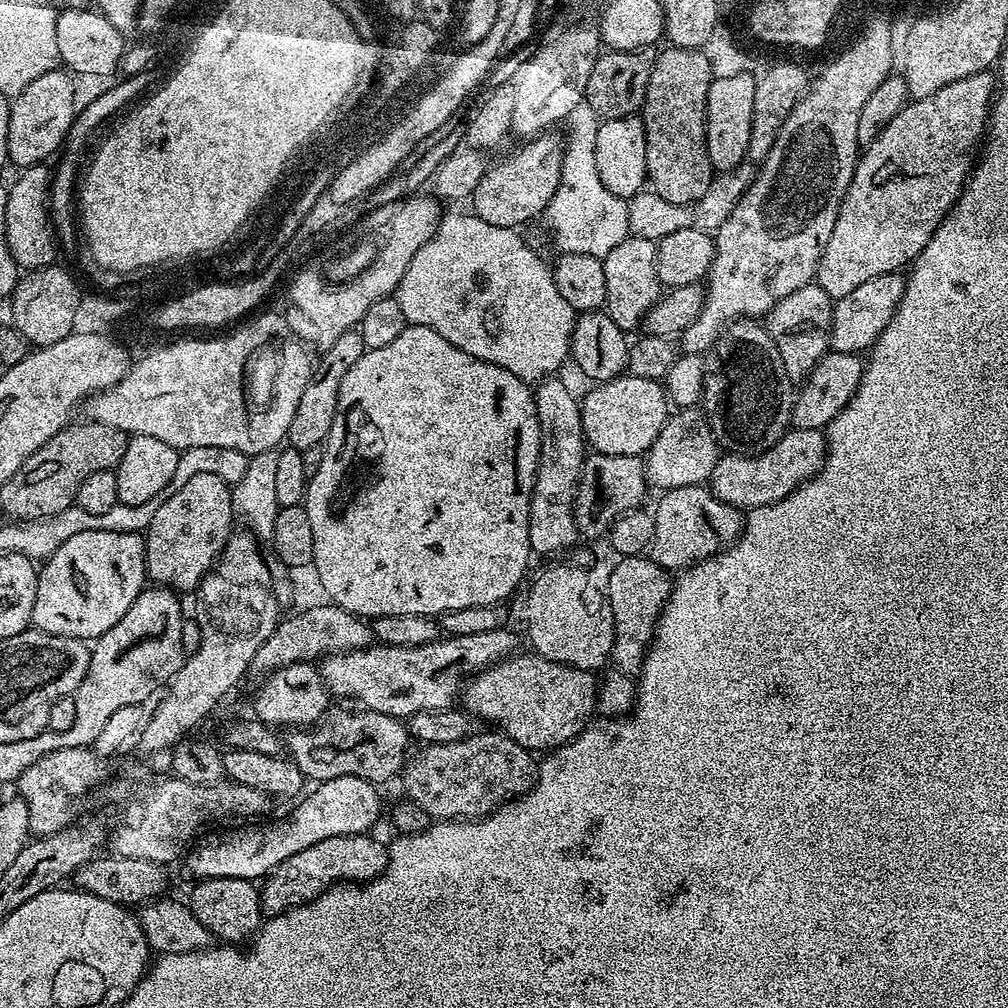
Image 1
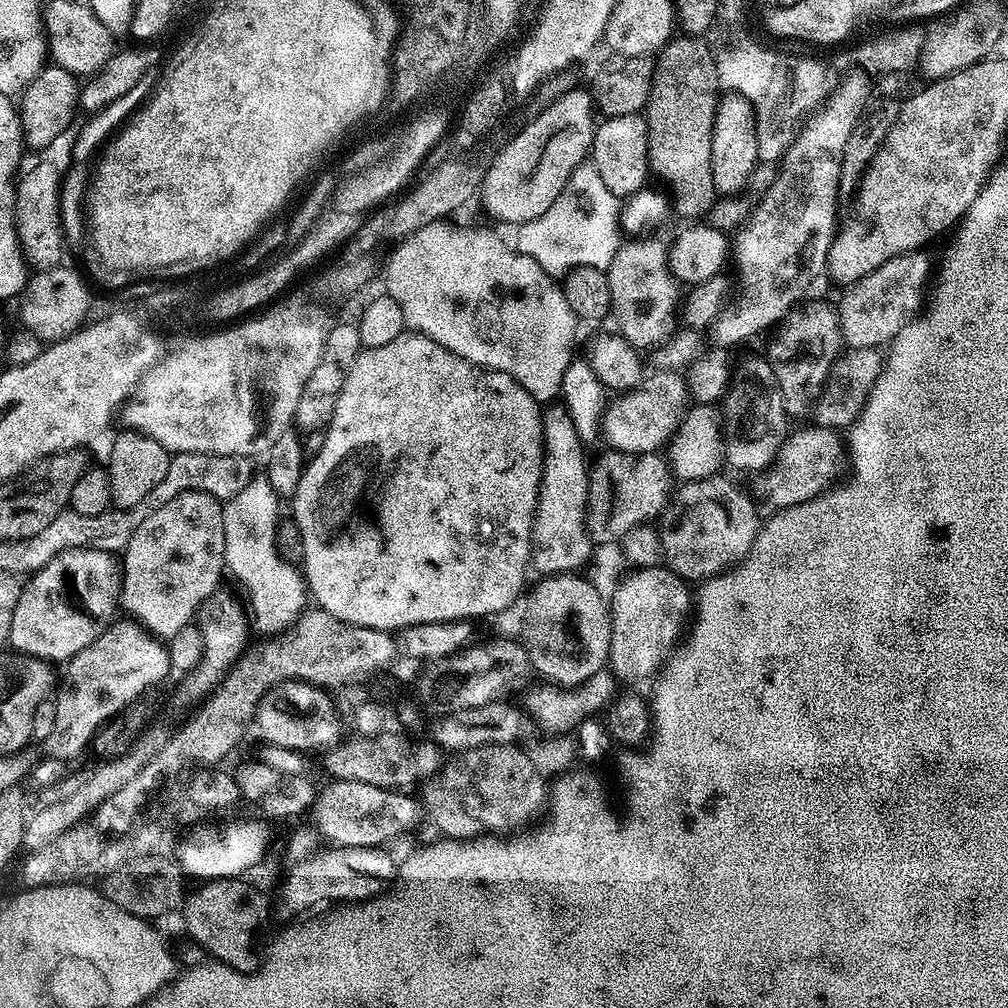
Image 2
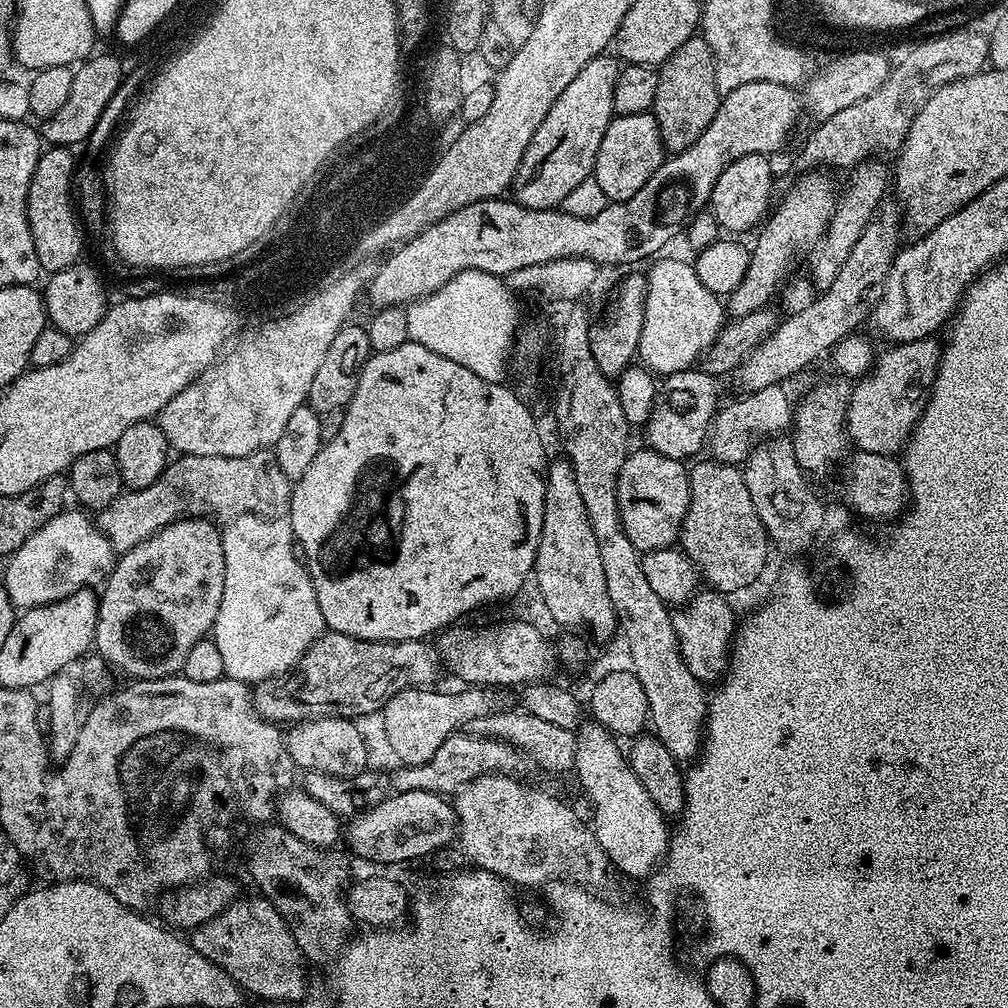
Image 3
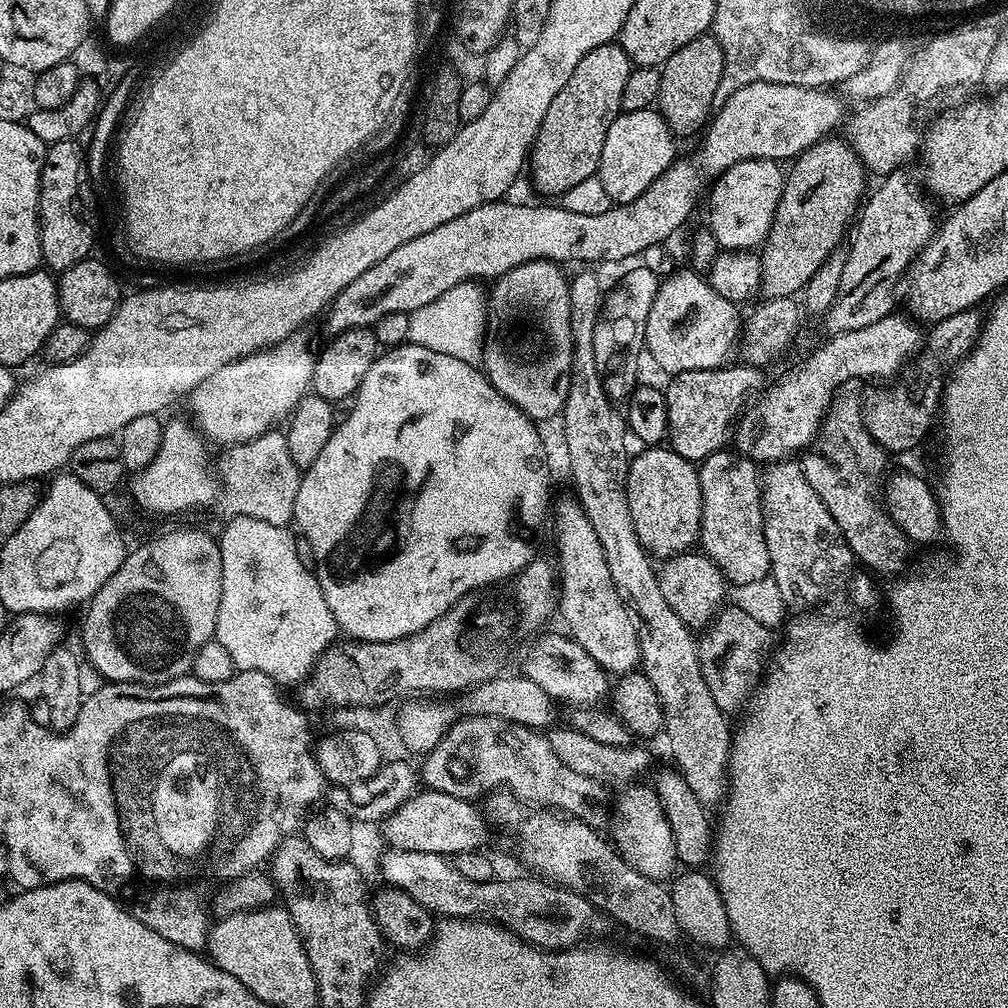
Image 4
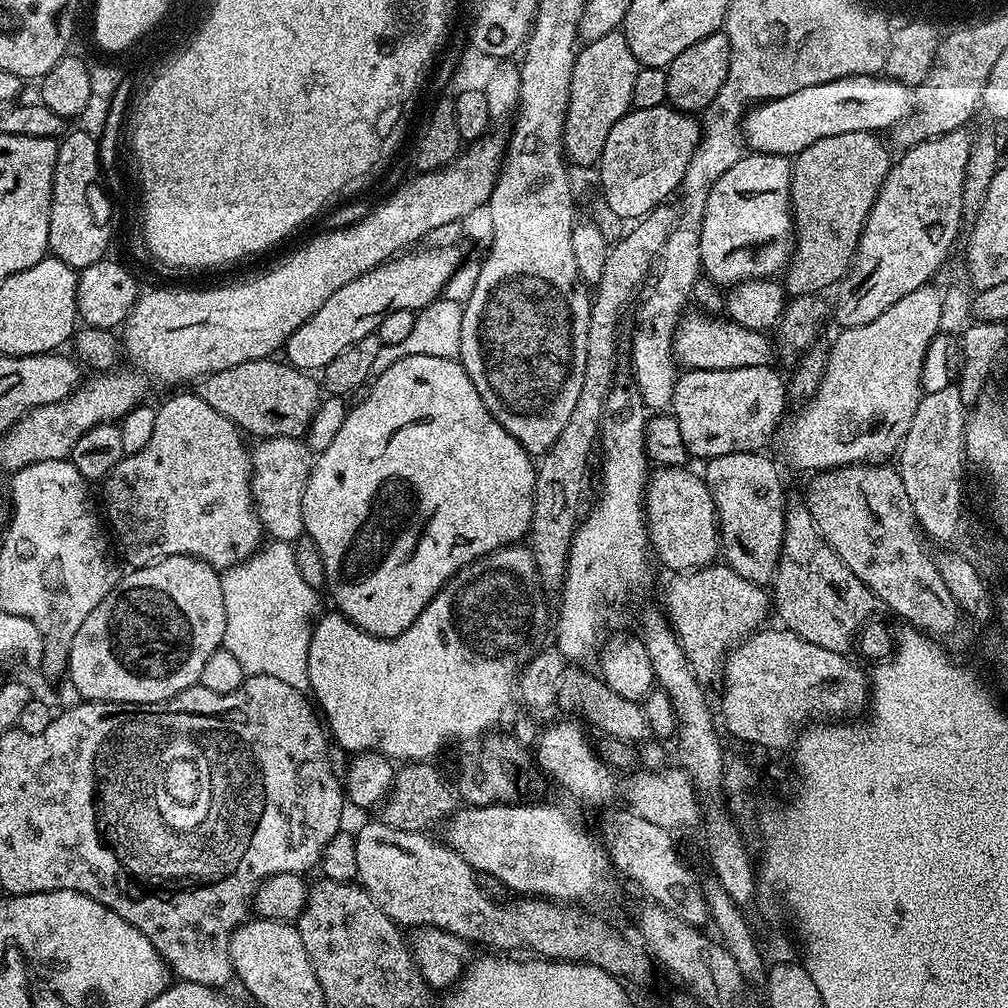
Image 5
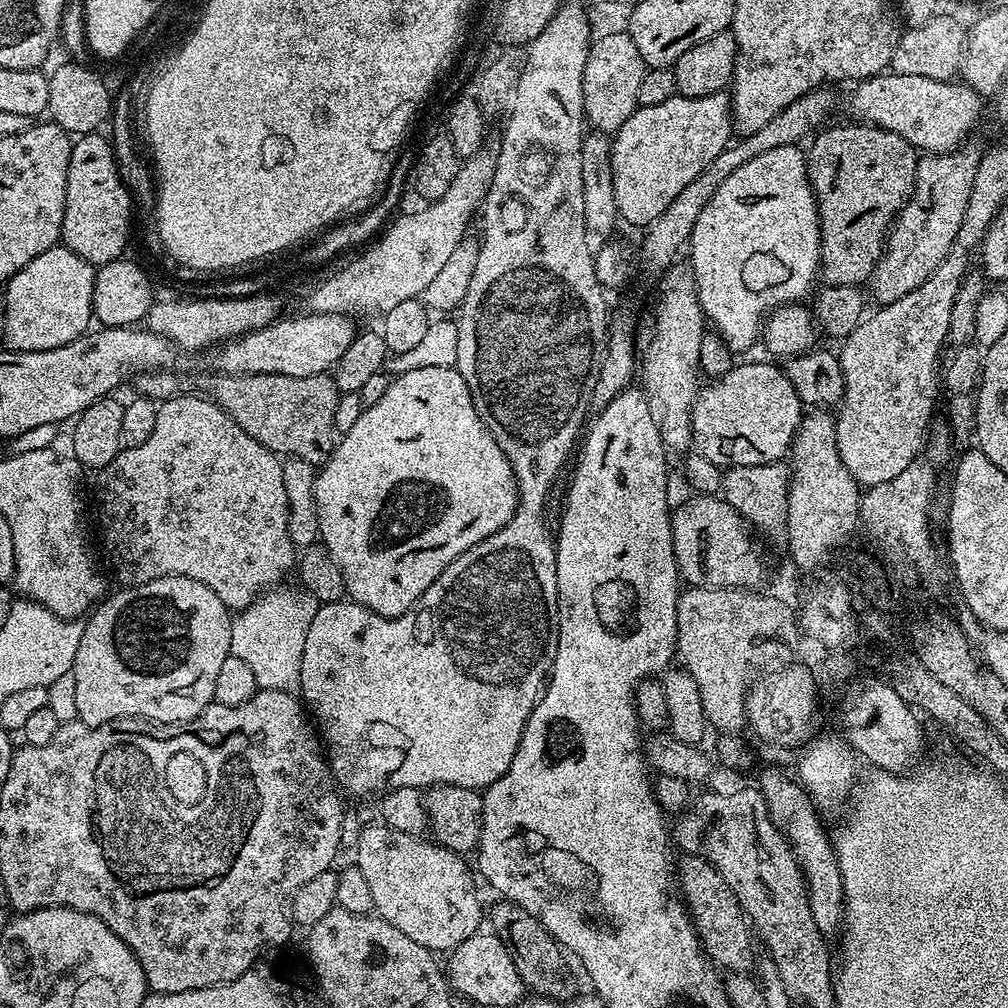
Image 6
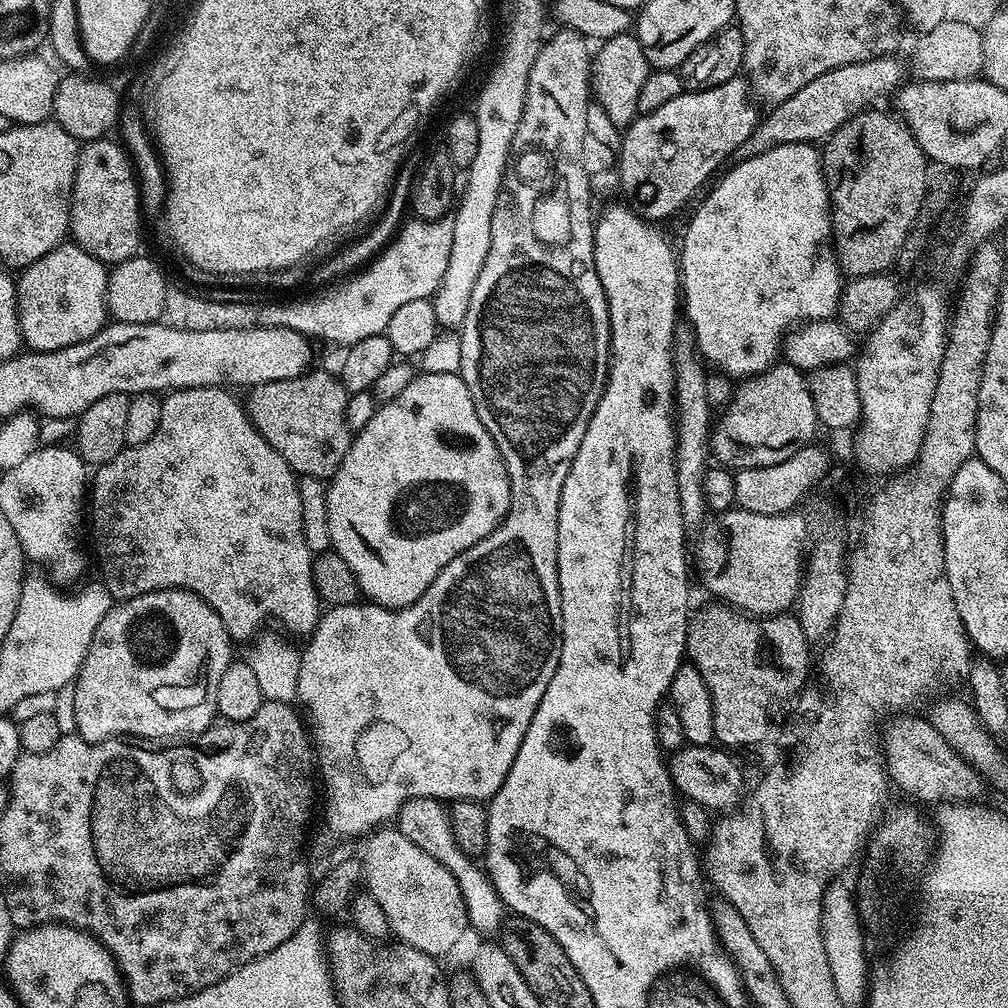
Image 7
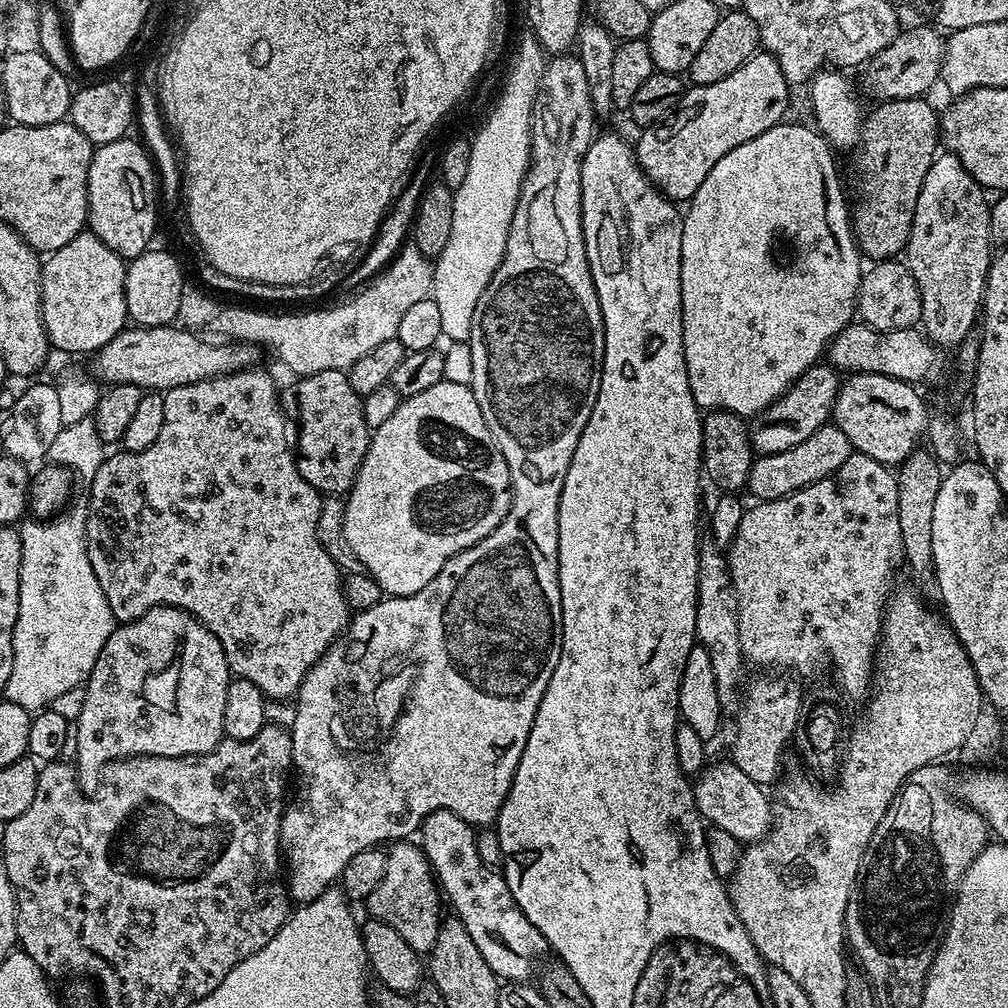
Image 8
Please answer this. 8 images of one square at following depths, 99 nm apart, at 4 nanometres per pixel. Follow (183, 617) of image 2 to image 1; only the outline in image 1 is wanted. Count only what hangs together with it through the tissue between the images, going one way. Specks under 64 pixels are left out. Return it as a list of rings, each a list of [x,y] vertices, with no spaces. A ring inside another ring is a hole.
[[[194,474],[182,490],[173,496],[164,496],[158,510],[154,510],[154,518],[148,523],[144,536],[144,567],[149,581],[160,586],[167,586],[177,593],[195,593],[203,579],[214,564],[224,548],[228,537],[233,534],[234,513],[232,511],[232,488],[218,474]]]

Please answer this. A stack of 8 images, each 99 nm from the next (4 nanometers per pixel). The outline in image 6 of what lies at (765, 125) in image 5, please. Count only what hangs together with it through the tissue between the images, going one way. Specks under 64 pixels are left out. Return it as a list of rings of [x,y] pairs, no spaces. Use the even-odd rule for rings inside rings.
[[[889,71],[887,74],[881,74],[878,76],[869,76],[868,79],[859,81],[855,85],[856,88],[848,96],[848,112],[853,121],[863,122],[865,124],[873,124],[879,128],[885,128],[891,132],[896,132],[902,138],[906,138],[906,142],[910,142],[913,148],[919,150],[924,154],[935,154],[937,152],[954,152],[957,148],[961,147],[965,143],[964,140],[972,131],[976,128],[976,123],[980,120],[980,115],[984,112],[984,104],[986,104],[985,97],[981,96],[979,92],[969,88],[967,84],[963,82],[949,82],[946,80],[935,80],[934,78],[918,78],[918,74],[902,74],[899,76],[897,72]]]

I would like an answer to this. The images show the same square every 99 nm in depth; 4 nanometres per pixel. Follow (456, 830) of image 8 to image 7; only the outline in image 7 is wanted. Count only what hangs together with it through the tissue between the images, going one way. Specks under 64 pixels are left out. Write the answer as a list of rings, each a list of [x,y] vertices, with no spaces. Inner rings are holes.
[[[416,798],[400,807],[398,827],[402,834],[406,834],[406,838],[410,838],[410,842],[414,842],[414,846],[426,850],[426,854],[430,854],[430,858],[442,862],[442,866],[446,866],[446,870],[450,870],[450,874],[454,874],[454,882],[458,882],[458,890],[464,899],[469,925],[480,932],[498,931],[497,933],[499,933],[501,931],[500,923],[503,922],[504,916],[506,917],[504,903],[496,893],[496,888],[492,885],[491,880],[488,879],[487,871],[481,865],[479,868],[476,865],[479,863],[458,846],[452,829],[449,809],[434,798]]]

